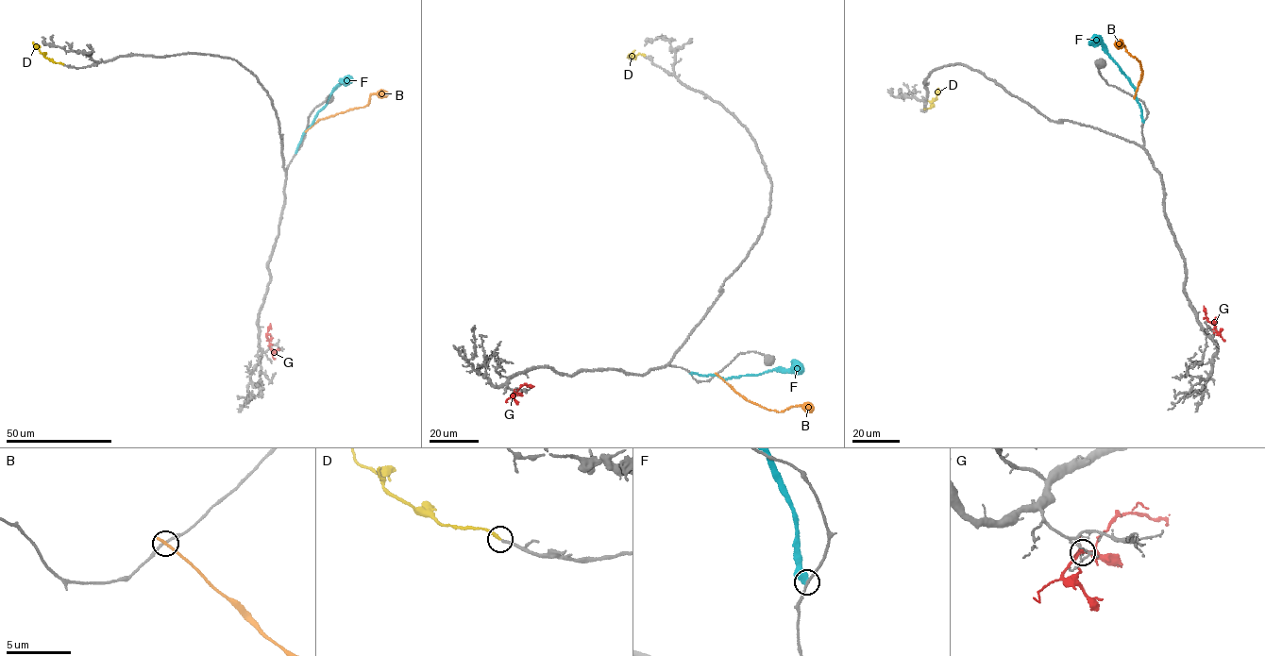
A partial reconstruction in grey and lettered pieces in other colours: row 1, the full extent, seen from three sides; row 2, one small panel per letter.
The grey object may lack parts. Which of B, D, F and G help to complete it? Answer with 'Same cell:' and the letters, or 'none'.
Same cell: D

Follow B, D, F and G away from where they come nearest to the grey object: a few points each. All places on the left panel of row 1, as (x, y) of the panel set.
B: (306, 131), (320, 119), (368, 105), (372, 93), (387, 94)
D: (63, 64), (47, 58), (32, 42)
F: (296, 152), (302, 136), (332, 92), (339, 85), (351, 80)
G: (272, 349), (266, 335), (270, 323)

